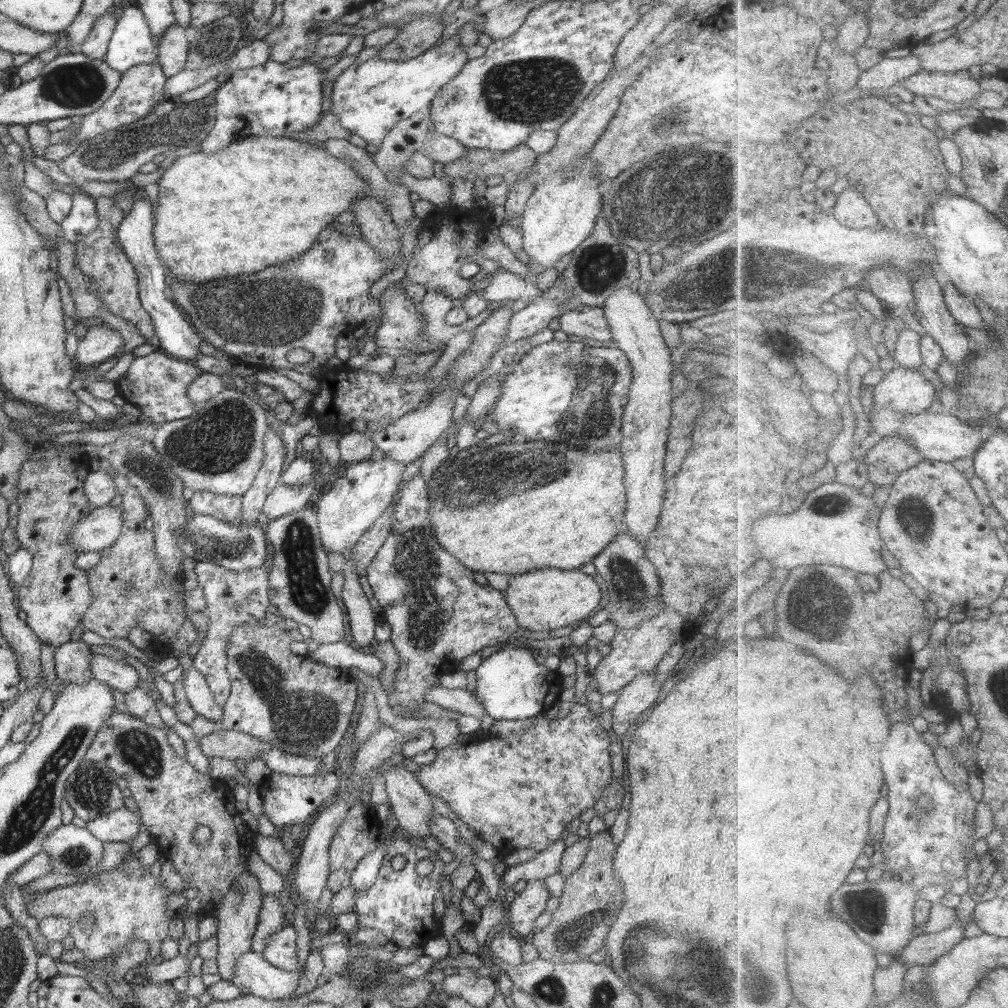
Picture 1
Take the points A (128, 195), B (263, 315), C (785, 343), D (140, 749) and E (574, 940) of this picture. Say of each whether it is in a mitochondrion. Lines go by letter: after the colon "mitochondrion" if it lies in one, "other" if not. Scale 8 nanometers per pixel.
A: mitochondrion
B: mitochondrion
C: other
D: mitochondrion
E: mitochondrion

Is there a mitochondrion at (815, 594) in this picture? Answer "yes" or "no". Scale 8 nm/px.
yes

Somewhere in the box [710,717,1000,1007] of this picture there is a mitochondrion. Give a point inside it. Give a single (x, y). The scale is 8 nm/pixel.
(869, 906)

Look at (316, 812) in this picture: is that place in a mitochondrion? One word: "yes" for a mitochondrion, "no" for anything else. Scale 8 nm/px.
no

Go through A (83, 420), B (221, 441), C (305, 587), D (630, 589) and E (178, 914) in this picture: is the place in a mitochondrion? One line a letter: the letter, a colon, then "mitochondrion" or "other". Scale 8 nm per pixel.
A: other
B: mitochondrion
C: mitochondrion
D: mitochondrion
E: other

